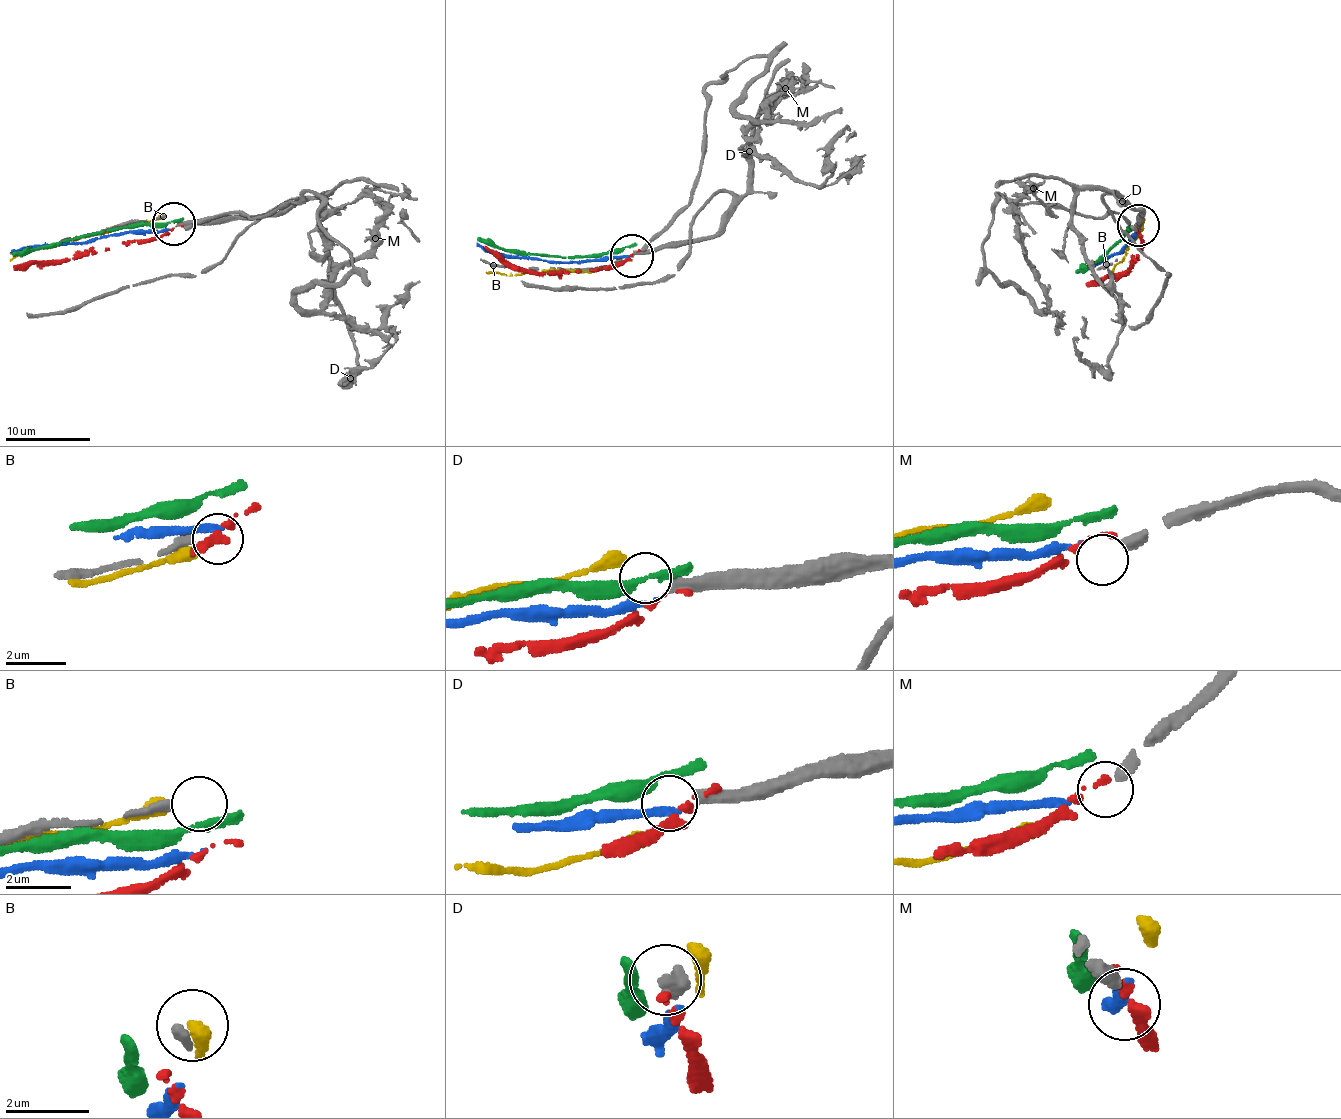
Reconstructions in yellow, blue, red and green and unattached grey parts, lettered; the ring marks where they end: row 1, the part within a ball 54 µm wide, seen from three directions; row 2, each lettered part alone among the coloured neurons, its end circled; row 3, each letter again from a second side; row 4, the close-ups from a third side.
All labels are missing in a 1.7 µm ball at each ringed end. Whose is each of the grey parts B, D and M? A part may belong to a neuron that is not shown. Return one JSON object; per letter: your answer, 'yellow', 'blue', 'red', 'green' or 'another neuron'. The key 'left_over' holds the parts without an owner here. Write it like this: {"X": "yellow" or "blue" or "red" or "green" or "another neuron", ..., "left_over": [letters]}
{"B": "another neuron", "D": "another neuron", "M": "another neuron", "left_over": ["B", "D", "M"]}

